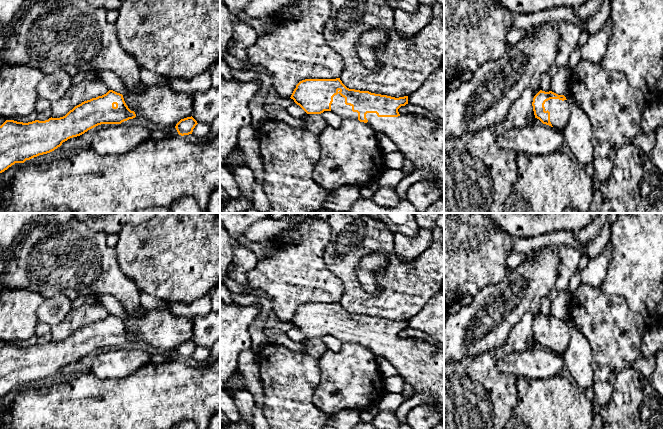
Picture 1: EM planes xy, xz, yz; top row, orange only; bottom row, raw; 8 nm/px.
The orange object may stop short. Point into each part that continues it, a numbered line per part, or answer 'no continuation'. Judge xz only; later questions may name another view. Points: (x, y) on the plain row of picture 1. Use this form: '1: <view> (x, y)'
1: xz (338, 329)

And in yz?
1: yz (559, 334)

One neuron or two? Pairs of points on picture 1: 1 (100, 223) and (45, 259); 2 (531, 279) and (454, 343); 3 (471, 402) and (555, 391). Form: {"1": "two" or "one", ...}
{"1": "two", "2": "one", "3": "two"}

